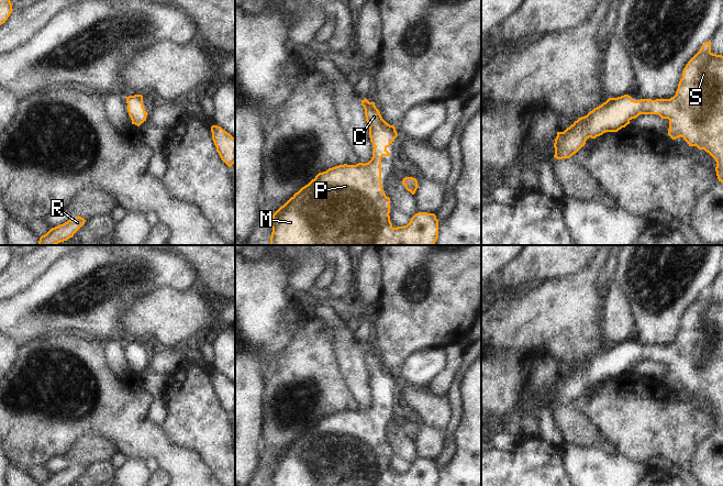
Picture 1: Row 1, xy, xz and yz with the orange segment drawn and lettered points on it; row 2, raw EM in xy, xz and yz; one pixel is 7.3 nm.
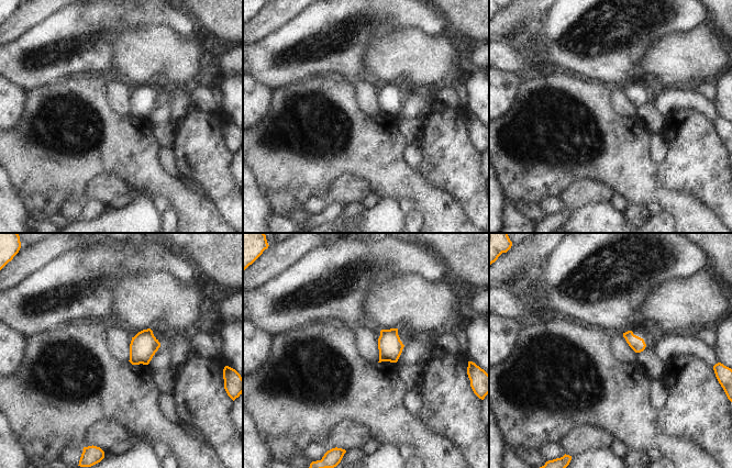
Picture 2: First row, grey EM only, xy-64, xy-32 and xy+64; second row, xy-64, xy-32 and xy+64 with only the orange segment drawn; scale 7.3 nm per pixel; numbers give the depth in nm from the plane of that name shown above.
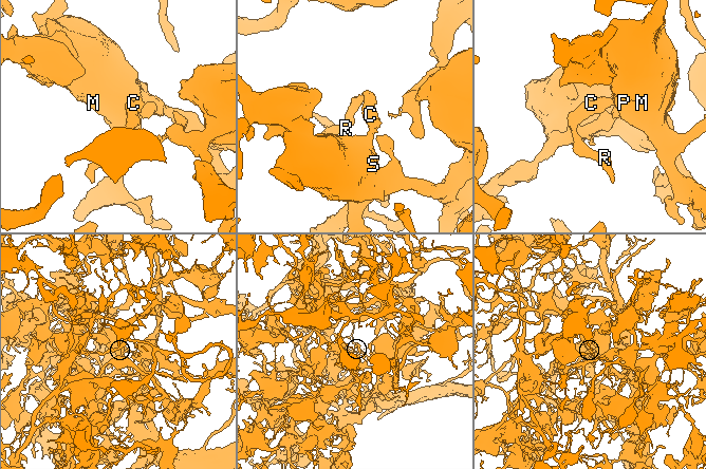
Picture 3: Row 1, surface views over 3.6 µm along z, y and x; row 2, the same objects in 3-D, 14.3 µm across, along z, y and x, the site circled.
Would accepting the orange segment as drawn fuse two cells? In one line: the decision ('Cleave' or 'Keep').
Keep.

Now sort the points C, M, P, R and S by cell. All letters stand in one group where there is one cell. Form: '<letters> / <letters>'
C M P R S

